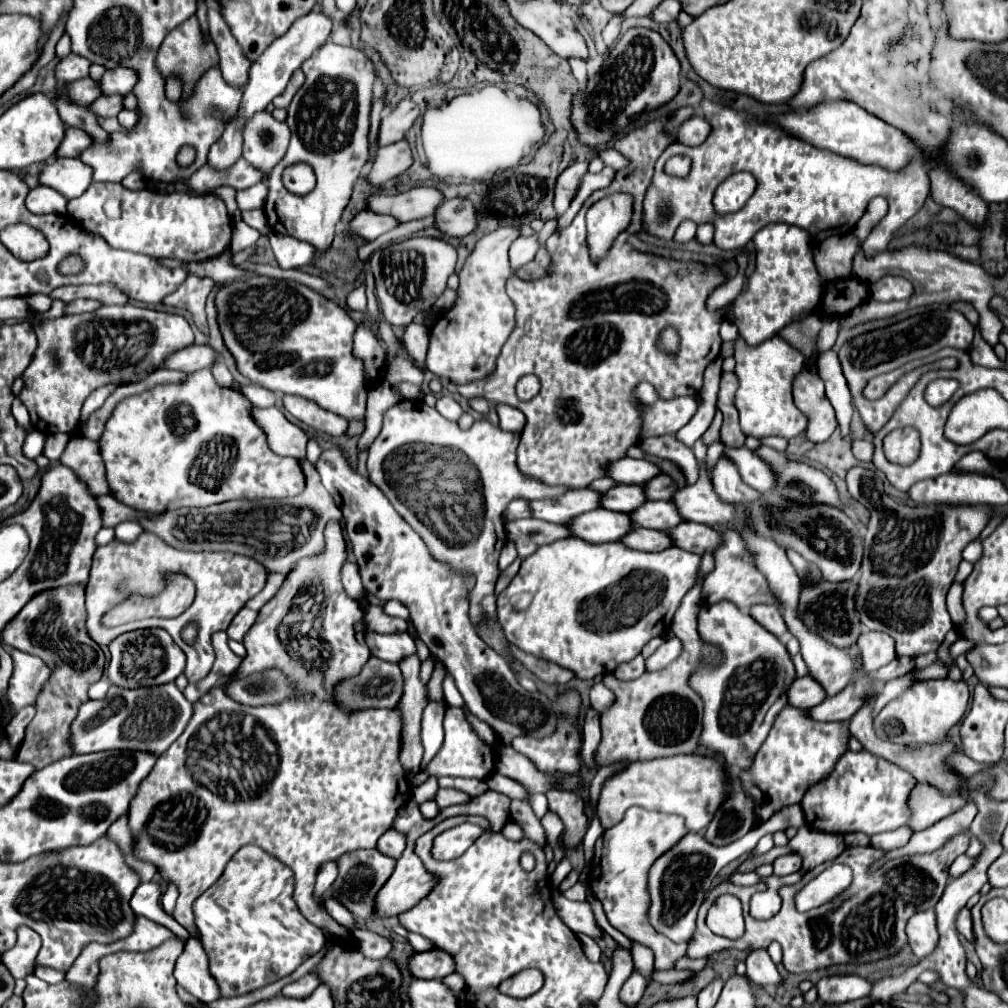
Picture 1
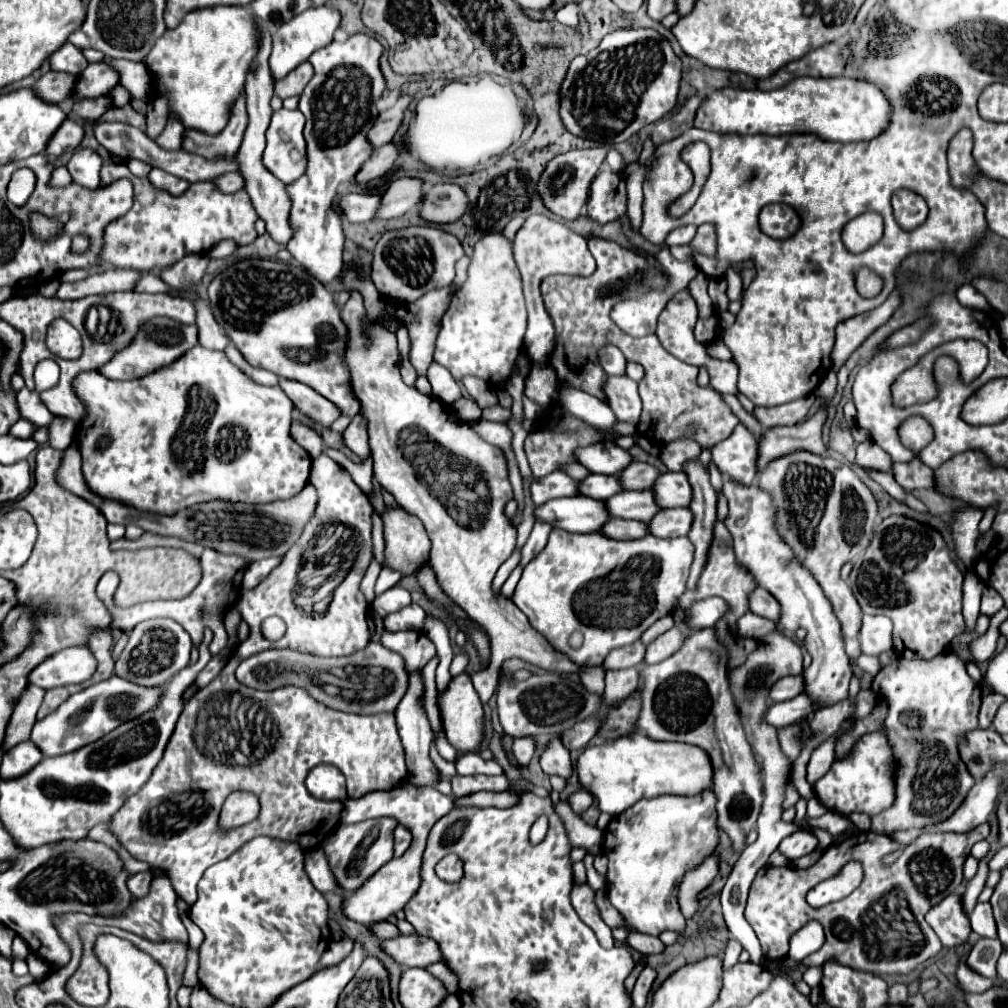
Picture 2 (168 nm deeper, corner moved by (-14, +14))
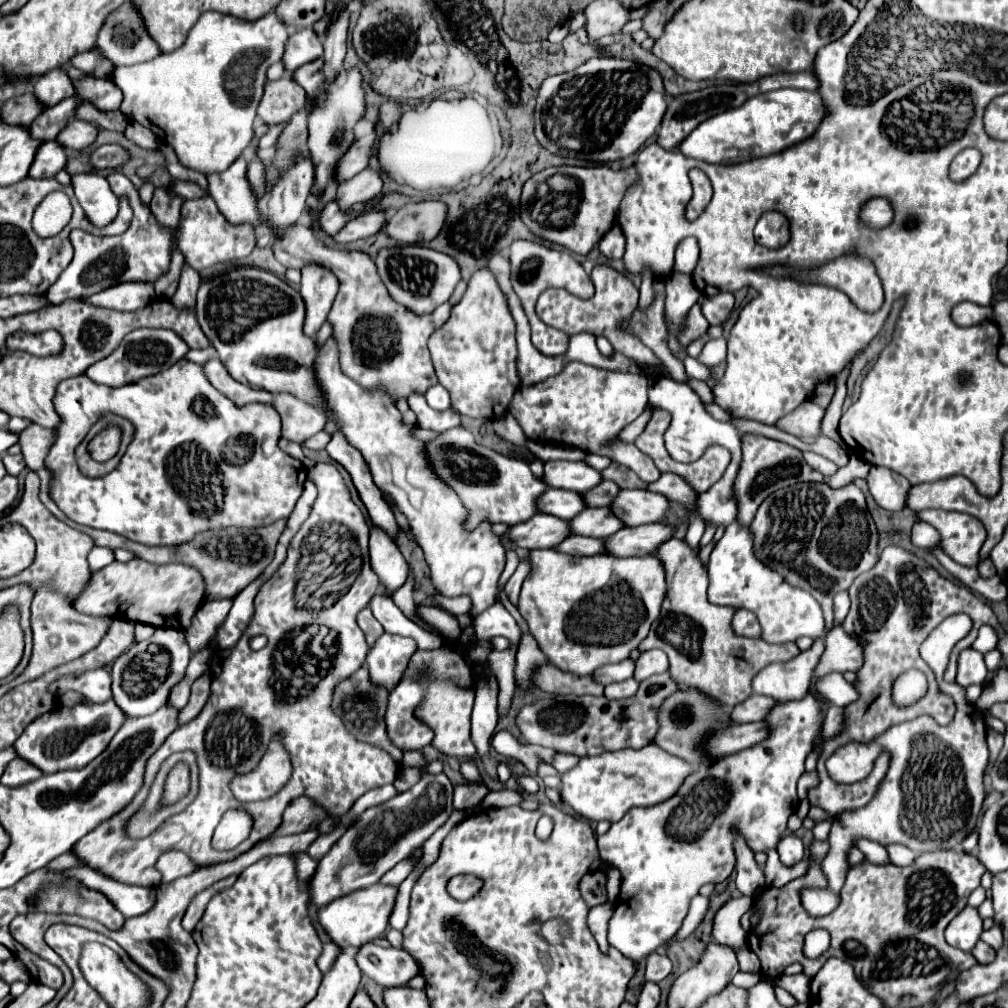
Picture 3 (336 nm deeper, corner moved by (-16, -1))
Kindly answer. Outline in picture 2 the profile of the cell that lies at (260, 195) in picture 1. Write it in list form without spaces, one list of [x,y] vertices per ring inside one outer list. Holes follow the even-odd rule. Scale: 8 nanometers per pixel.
[[[234,171],[234,173],[224,173],[224,175],[216,177],[216,179],[212,179],[212,183],[214,183],[222,193],[236,193],[238,189],[244,187],[244,181],[242,181],[242,177],[240,177],[236,171]]]

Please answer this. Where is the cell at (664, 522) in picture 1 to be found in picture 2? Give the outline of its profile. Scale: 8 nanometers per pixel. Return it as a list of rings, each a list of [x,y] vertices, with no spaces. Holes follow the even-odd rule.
[[[620,491],[606,499],[606,511],[616,519],[634,519],[646,523],[660,509],[654,505],[654,495],[650,491]]]

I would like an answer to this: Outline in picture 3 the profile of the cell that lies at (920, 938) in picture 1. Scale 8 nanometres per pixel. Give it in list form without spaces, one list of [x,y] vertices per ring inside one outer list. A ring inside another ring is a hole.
[[[966,906],[958,916],[954,916],[944,932],[946,942],[964,952],[970,952],[976,946],[980,934],[982,934],[982,918],[978,910],[972,906]]]

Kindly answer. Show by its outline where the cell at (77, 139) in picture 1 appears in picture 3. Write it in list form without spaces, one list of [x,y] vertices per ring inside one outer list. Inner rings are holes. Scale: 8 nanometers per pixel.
[[[48,140],[40,146],[40,152],[36,152],[36,160],[30,168],[32,178],[50,178],[56,176],[60,170],[64,170],[68,162],[68,154],[56,140]]]

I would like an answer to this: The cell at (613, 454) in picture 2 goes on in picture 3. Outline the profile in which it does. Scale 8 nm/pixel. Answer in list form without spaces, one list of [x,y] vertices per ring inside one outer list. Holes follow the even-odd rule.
[[[556,460],[544,464],[544,482],[550,484],[550,488],[588,492],[588,488],[594,488],[602,482],[602,472],[586,462]]]

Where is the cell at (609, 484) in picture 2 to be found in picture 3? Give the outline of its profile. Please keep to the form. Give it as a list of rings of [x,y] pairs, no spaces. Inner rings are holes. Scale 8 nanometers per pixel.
[[[548,488],[548,492],[544,492],[544,496],[540,498],[538,508],[544,514],[572,520],[572,516],[578,516],[586,508],[586,504],[584,504],[584,496],[580,492]]]

